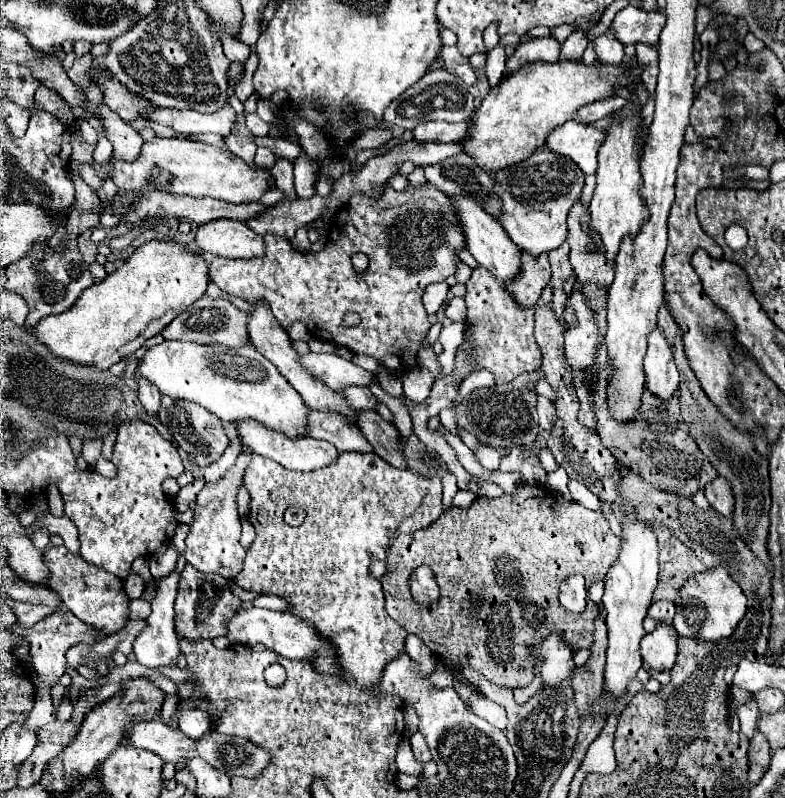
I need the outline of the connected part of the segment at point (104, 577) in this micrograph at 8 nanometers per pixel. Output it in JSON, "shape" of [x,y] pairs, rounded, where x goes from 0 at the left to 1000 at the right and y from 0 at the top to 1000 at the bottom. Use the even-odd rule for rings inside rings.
{"shape":[[[78,683],[78,685],[65,685],[55,693],[57,708],[65,716],[65,726],[62,733],[68,736],[68,741],[75,743],[80,758],[106,781],[116,783],[124,791],[131,793],[149,793],[152,788],[159,786],[162,776],[164,776],[164,748],[159,743],[157,728],[152,723],[146,723],[144,718],[126,713],[116,706],[111,706],[106,698],[101,695],[90,695],[90,690]]]}

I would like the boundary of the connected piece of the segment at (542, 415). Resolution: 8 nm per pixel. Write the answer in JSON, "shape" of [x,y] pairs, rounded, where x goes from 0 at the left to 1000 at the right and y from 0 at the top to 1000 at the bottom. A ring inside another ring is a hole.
{"shape":[[[687,497],[684,500],[684,518],[687,518],[687,533],[694,540],[704,538],[704,528],[710,523],[707,518],[707,508],[702,508],[702,503],[697,497]]]}

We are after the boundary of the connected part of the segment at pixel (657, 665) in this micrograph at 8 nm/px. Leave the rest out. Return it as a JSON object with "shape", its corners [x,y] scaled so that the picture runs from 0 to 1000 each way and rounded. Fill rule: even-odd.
{"shape":[[[839,778],[834,791],[817,803],[817,821],[834,841],[852,841],[862,821],[862,791],[855,781]]]}

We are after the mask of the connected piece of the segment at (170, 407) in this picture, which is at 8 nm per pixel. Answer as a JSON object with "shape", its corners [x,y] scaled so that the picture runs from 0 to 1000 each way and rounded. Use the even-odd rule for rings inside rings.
{"shape":[[[205,497],[205,510],[203,510],[203,525],[205,530],[215,538],[215,543],[223,548],[228,560],[238,568],[243,568],[256,585],[264,585],[284,570],[287,560],[292,558],[292,550],[284,540],[284,533],[279,530],[279,523],[269,520],[261,510],[238,503],[238,500],[220,500],[220,497]]]}

